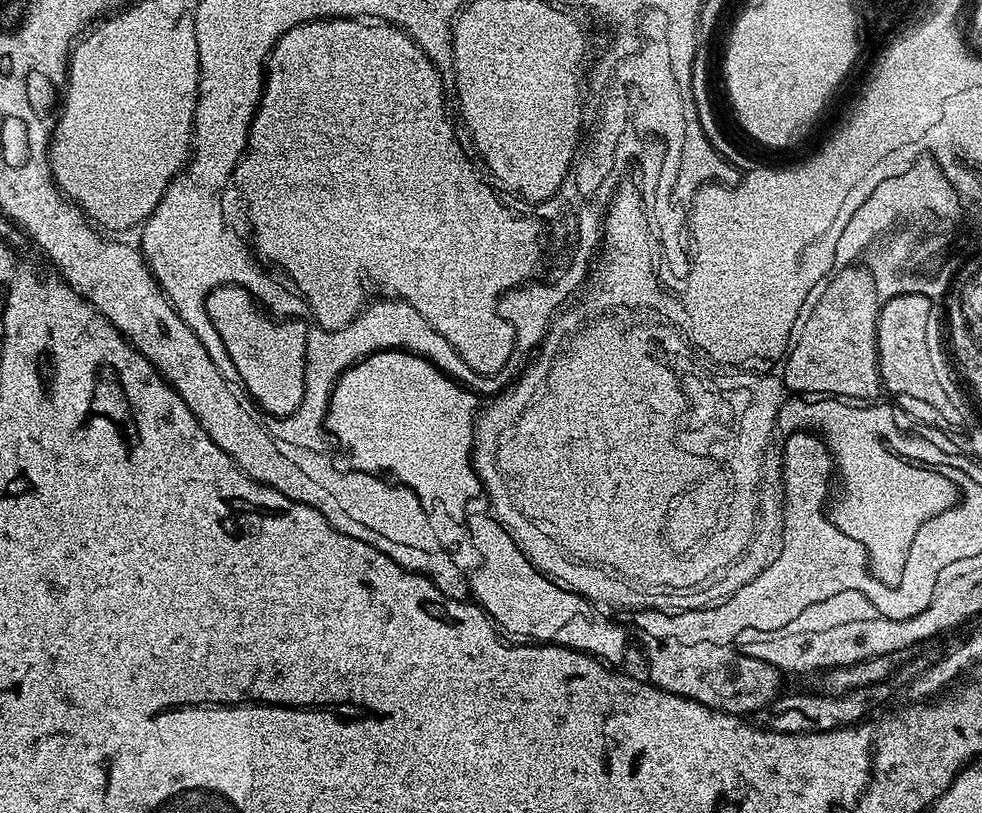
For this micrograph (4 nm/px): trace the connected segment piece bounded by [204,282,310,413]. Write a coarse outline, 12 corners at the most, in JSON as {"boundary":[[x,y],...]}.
{"boundary":[[219,284],[204,298],[214,330],[272,360],[274,382],[254,388],[286,413],[301,400],[300,318],[273,318],[245,288]]}

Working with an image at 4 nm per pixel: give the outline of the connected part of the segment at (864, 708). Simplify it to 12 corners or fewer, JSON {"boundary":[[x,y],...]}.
{"boundary":[[891,683],[841,696],[781,694],[758,714],[770,732],[825,732],[861,723]]}

